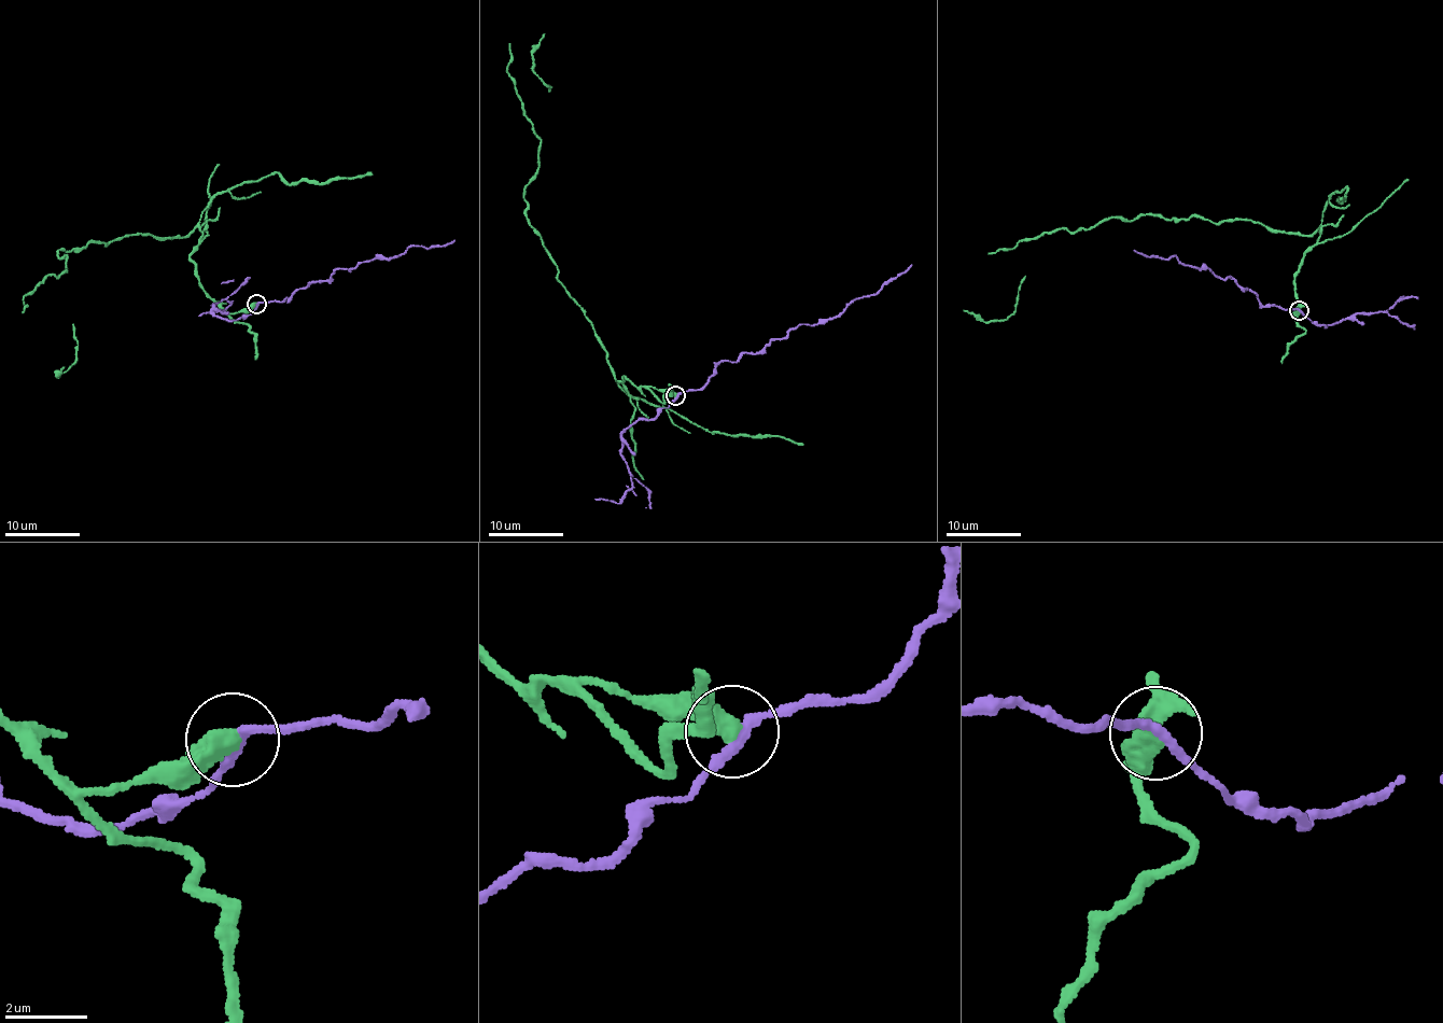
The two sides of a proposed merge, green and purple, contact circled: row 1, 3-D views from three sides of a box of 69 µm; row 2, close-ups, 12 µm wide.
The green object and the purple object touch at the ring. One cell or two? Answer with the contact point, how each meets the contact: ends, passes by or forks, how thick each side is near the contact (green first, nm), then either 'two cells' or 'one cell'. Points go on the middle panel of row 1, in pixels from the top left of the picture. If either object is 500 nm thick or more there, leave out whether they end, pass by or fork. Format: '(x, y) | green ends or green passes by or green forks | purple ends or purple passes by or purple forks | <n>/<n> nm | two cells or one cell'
(675, 395) | 500/220 nm | two cells

